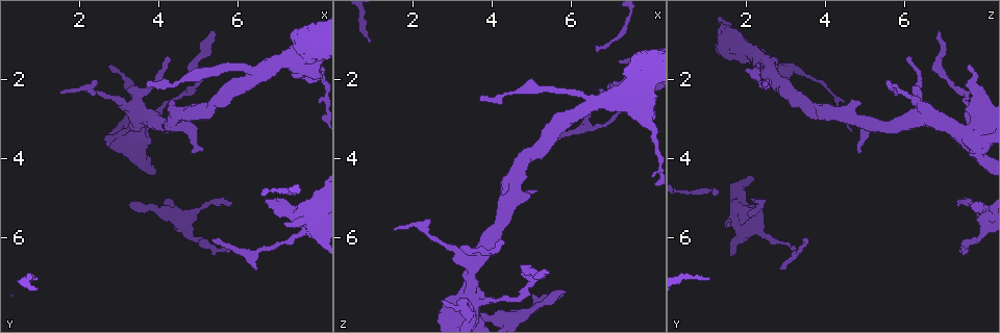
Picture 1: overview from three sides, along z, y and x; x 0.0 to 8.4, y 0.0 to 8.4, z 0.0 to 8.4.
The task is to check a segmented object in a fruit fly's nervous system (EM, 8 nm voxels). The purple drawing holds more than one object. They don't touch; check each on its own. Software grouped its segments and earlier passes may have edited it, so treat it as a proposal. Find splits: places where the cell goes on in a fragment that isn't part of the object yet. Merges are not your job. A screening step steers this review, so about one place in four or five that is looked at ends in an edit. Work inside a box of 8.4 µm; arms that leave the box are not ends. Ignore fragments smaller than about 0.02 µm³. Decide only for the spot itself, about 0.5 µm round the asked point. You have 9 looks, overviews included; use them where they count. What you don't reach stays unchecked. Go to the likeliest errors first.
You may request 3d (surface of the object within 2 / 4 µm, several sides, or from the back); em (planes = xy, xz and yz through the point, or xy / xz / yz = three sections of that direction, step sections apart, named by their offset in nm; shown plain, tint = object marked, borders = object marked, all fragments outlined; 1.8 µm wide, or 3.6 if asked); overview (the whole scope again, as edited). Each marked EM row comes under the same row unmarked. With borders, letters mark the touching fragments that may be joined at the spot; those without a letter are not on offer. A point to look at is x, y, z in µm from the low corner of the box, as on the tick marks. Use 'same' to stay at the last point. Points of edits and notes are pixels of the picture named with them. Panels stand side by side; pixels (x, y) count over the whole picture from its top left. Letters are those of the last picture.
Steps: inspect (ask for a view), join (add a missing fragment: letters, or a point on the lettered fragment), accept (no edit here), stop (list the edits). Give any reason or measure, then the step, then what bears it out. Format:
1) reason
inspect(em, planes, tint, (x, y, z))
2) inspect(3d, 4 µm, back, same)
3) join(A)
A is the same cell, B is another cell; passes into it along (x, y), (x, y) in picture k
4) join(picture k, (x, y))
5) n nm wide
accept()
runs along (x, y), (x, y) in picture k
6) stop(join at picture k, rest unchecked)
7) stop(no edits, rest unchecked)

thin end
inspect(em, planes, borders, (6.65, 5.05, 2.25))

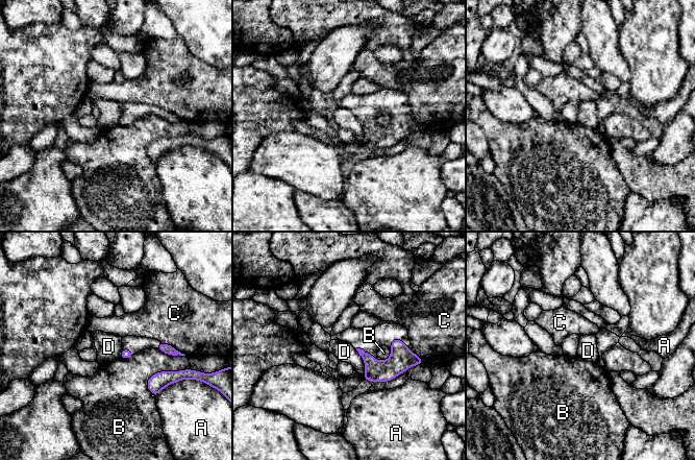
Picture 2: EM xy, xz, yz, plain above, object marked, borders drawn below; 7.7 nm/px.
accept()
A, B, C and D are other cells; border along (355, 349), (364, 361), (363, 377) in picture 2; none of them fits

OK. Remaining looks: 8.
branch stops here
inspect(em, planes, borders, (3.20, 5.15, 7.70))

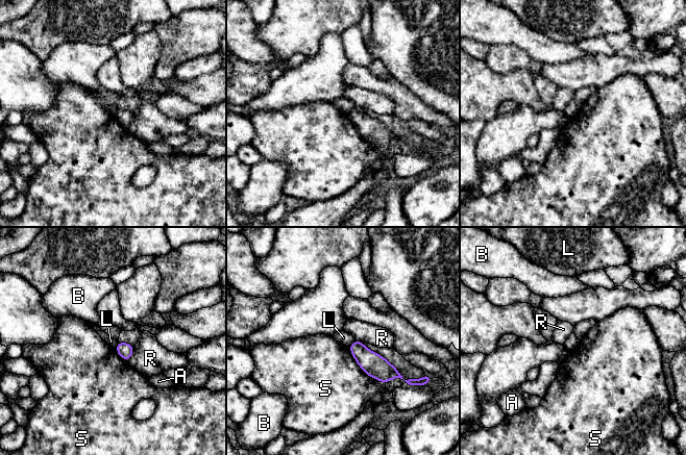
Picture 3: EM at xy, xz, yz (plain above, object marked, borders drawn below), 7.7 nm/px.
120 nm wide
accept()
A, B, L, R and S are other cells; border along (118, 342), (115, 348) in picture 3; no lettered fragment goes on from it

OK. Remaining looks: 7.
tapers out
inspect(em, planes, tint, (5.30, 6.10, 3.50))

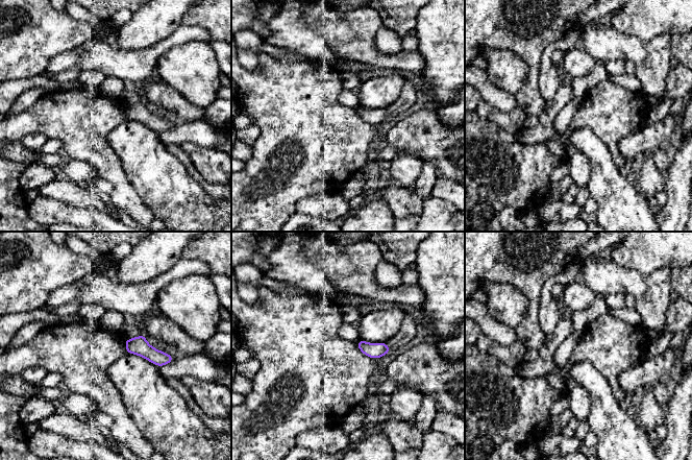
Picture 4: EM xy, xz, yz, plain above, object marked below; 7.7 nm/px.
inspect(em, planes, borders, same)

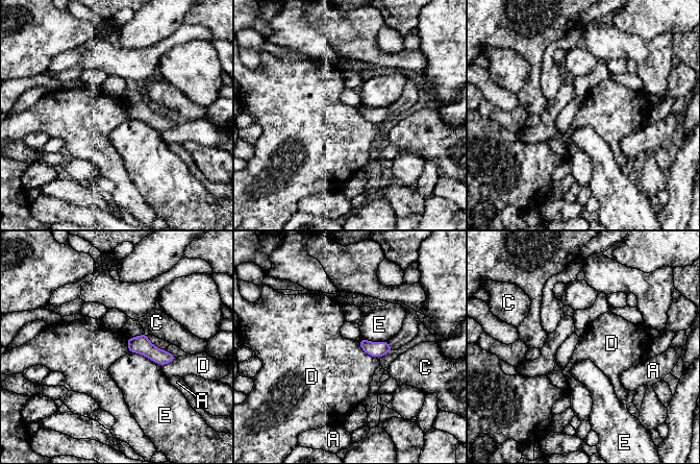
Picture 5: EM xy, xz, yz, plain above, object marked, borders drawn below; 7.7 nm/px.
100 nm wide
accept()
A, C, D and E are other cells; border along (357, 341), (367, 353), (376, 358) in picture 5; no lettered fragment goes on from it

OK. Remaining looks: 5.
branch stops here
inspect(3d, 4 µm, (5.70, 6.35, 7.35))

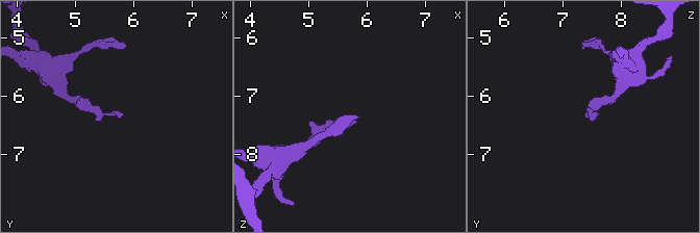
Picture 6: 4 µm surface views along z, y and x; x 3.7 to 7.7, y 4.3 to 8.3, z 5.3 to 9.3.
inspect(em, 3.6 µm, planes, borders, (5.75, 6.35, 7.35))

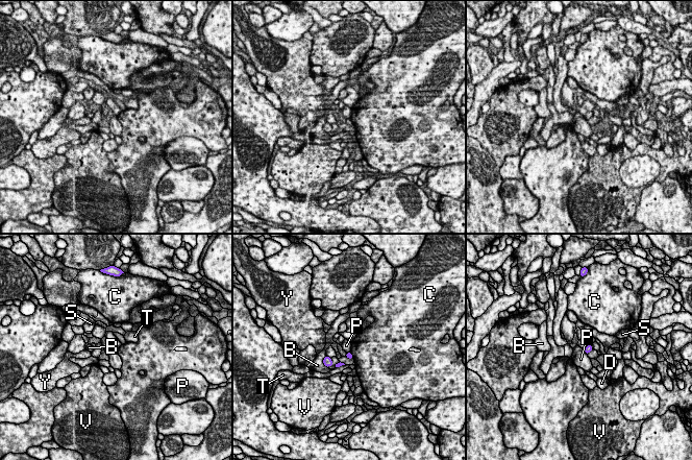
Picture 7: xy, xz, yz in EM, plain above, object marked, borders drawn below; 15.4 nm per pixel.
accept()
B, C, D, P, S, T, V and Y are other cells; border along (583, 349), (587, 355) in picture 7; no lettered fragment goes on from it

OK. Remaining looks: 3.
stop(no edits, rest unchecked)

